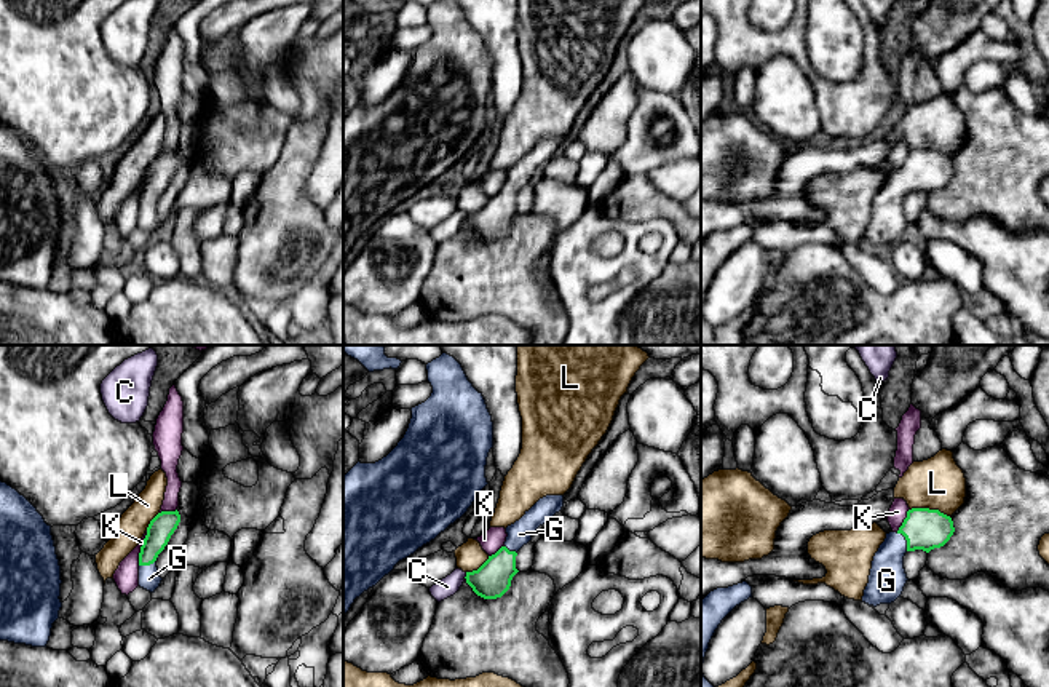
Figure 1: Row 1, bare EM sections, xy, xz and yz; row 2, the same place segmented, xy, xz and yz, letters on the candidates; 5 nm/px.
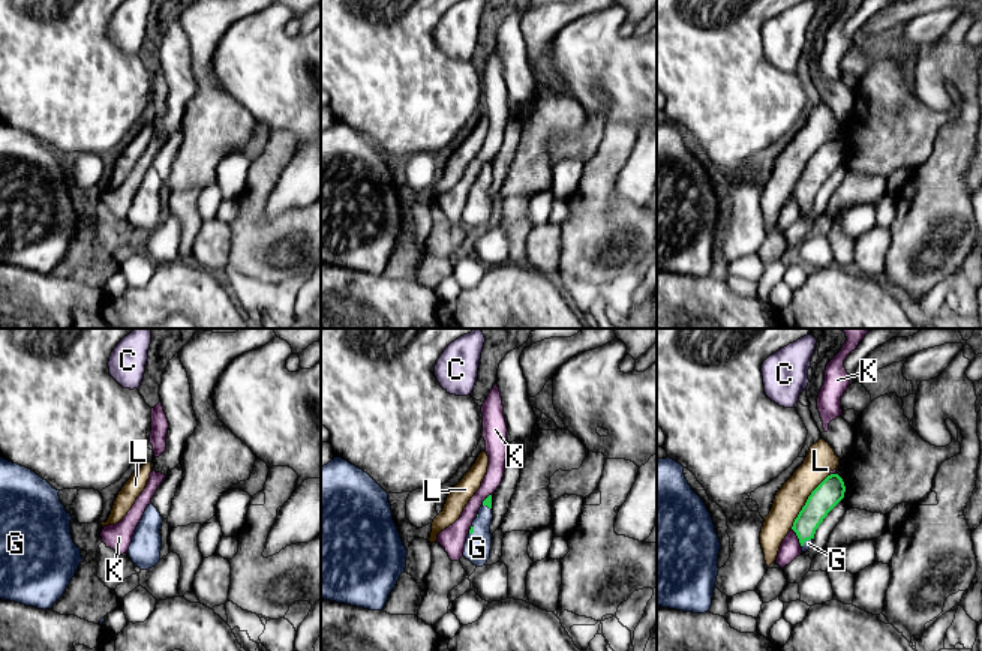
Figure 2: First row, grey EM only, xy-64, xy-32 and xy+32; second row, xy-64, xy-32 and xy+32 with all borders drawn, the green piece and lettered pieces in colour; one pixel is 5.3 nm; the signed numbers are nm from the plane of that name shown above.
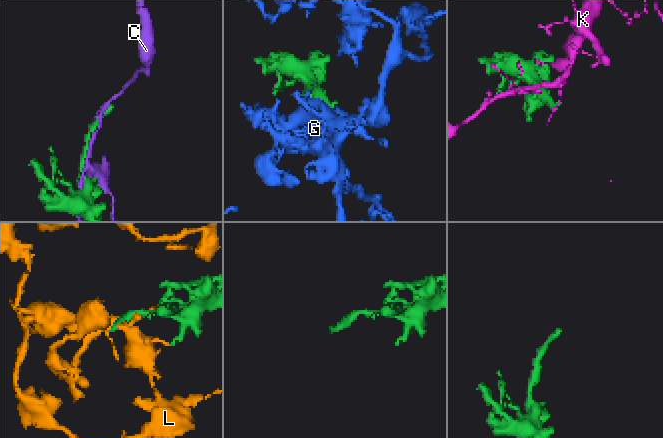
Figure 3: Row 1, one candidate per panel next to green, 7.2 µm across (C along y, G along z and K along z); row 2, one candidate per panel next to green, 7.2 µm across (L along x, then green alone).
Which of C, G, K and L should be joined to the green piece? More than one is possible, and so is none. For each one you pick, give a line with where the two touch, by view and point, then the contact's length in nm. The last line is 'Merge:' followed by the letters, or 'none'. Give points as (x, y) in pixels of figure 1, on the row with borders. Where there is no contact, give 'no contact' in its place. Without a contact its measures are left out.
G: xy (150, 563) | 120 nm
Merge: G

